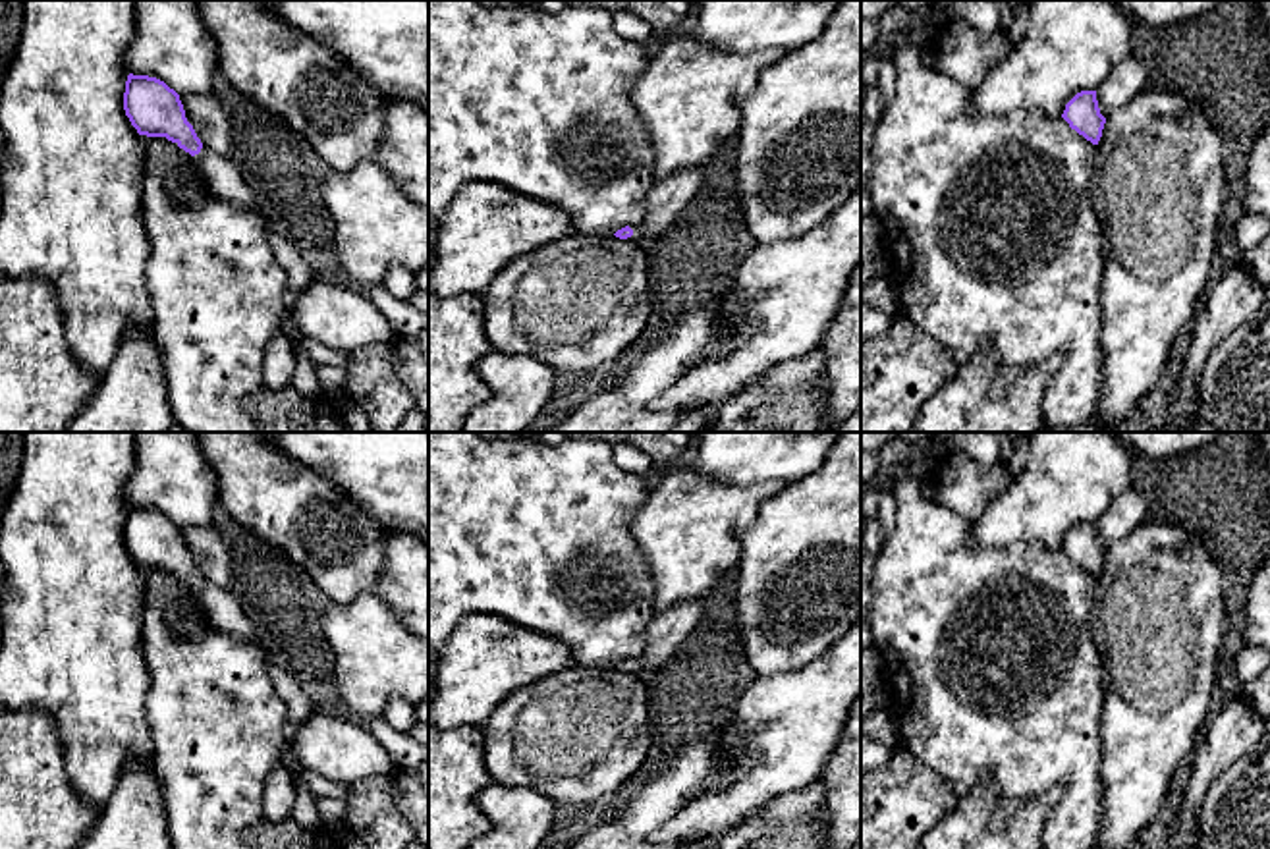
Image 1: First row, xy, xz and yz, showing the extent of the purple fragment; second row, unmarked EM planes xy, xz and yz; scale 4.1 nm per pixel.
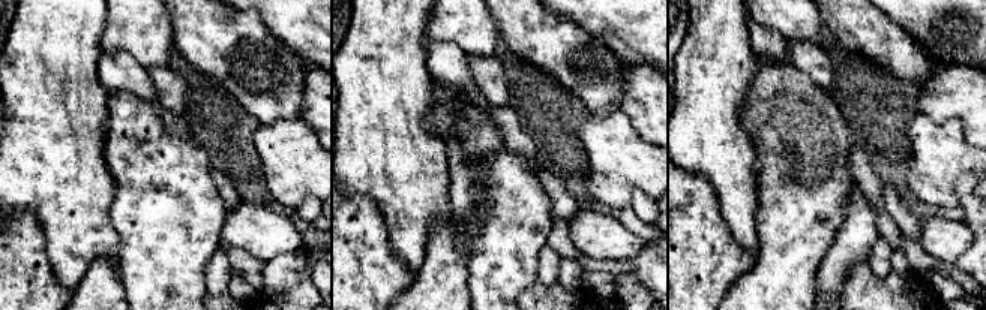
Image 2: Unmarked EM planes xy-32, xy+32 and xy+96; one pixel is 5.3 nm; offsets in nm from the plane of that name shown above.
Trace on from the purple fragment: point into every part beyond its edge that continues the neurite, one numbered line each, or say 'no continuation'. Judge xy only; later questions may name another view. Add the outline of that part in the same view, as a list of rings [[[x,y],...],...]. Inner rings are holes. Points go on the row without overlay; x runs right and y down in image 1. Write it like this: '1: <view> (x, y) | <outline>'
1: xy (222, 608) | [[[203,579],[193,592],[205,608],[207,619],[216,629],[232,637],[257,641],[257,629],[232,589],[222,589]]]

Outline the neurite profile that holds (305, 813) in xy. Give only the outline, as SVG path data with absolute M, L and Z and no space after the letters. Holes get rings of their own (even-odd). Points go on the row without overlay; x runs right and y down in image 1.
M301 783L295 785L291 820L313 832L330 832L318 812L318 797Z

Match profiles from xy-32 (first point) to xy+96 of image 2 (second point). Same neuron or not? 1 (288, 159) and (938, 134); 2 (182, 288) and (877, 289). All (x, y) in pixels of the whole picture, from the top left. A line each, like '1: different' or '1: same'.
1: same
2: different

